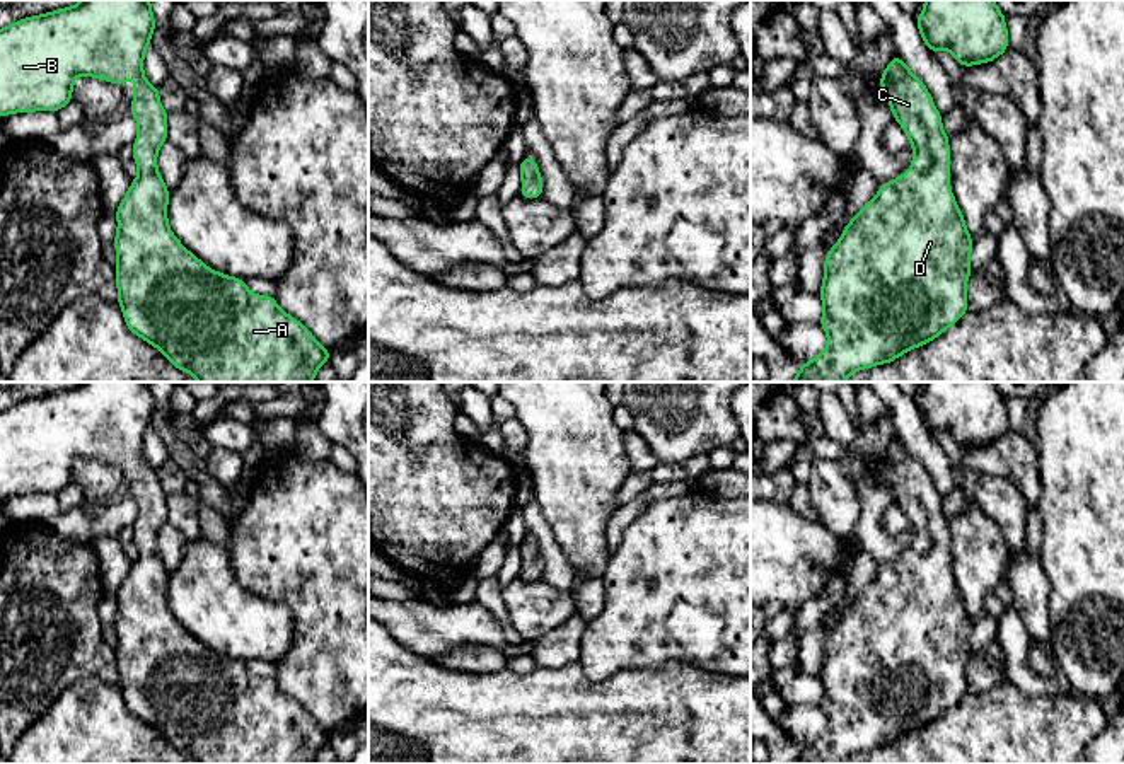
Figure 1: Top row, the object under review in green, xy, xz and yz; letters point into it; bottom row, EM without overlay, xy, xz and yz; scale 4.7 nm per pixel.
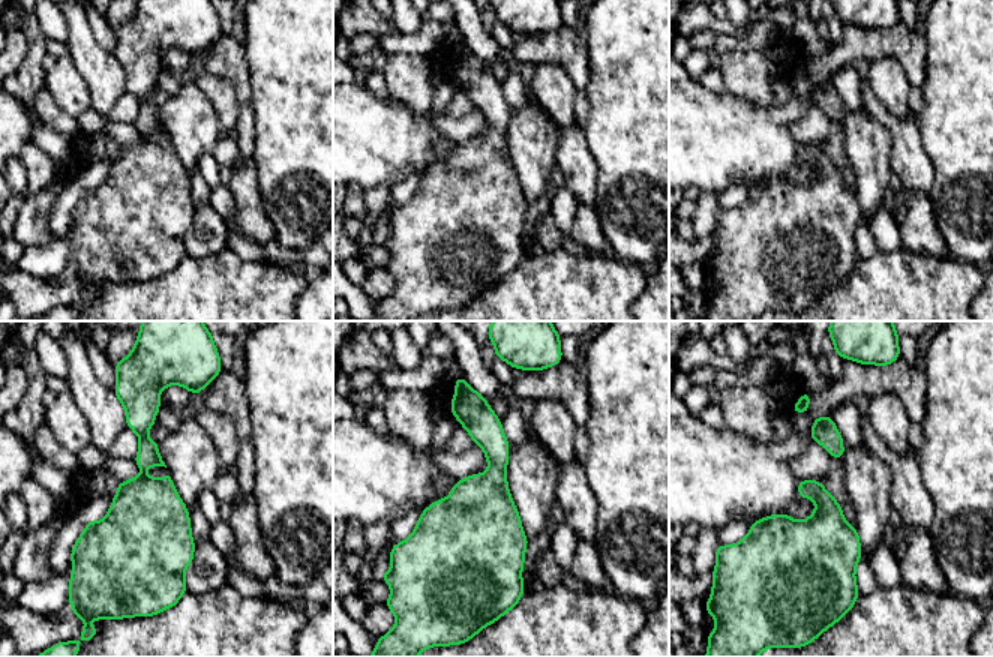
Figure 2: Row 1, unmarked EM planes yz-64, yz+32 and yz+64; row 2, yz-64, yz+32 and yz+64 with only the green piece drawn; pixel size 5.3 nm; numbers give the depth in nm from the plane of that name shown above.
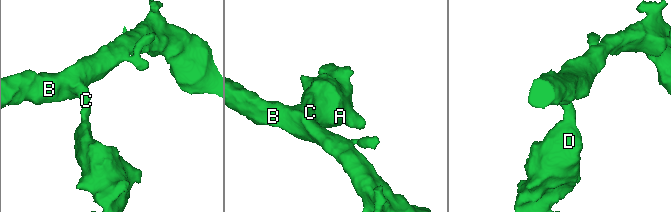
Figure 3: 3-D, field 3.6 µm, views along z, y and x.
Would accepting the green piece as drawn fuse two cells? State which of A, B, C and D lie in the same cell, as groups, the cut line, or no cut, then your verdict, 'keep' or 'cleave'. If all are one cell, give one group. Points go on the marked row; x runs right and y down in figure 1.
groups A B C D; cut none; keep

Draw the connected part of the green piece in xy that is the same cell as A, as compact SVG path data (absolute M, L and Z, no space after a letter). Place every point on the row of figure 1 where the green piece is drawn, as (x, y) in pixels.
M82 0L73 7L20 19L0 29L0 116L60 111L72 102L73 80L78 75L118 85L133 77L131 116L138 123L133 160L140 174L116 210L118 232L113 244L118 252L118 302L128 329L159 348L176 368L191 373L198 382L312 382L319 367L329 363L331 351L300 321L283 312L275 297L251 293L244 280L210 269L169 229L169 189L157 171L157 152L167 140L167 111L160 104L159 87L143 75L143 56L154 29L150 0Z

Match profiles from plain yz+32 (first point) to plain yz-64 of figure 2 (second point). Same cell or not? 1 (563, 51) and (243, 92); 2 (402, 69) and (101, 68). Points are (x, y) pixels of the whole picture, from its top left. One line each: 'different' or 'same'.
1: same
2: different

